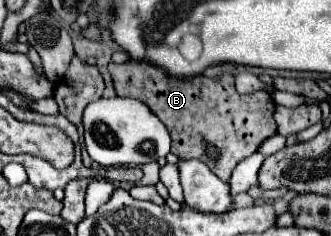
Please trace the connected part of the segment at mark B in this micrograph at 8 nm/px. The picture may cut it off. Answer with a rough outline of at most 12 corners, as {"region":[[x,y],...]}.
{"region":[[110,62],[118,96],[166,124],[172,154],[222,182],[276,134],[264,90]]}

